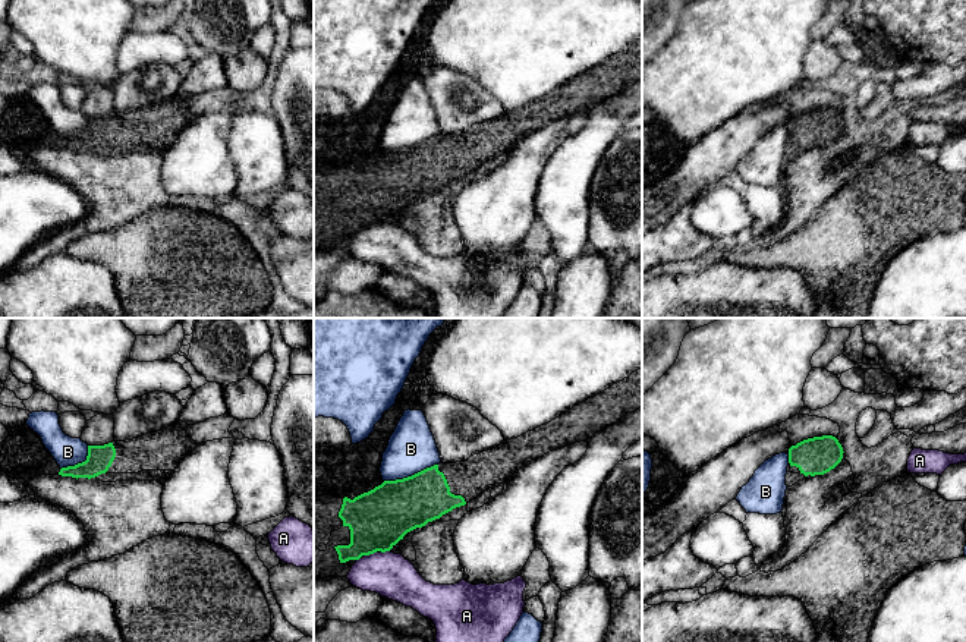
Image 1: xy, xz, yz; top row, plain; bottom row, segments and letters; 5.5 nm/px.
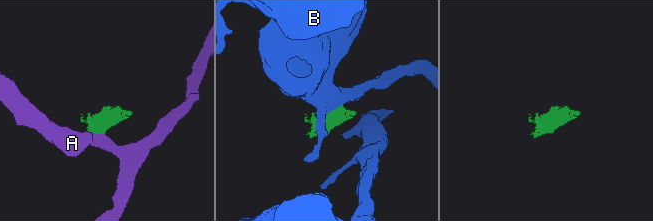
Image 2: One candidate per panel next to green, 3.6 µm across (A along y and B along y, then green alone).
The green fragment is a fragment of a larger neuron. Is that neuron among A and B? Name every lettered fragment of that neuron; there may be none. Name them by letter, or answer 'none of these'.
none of these

